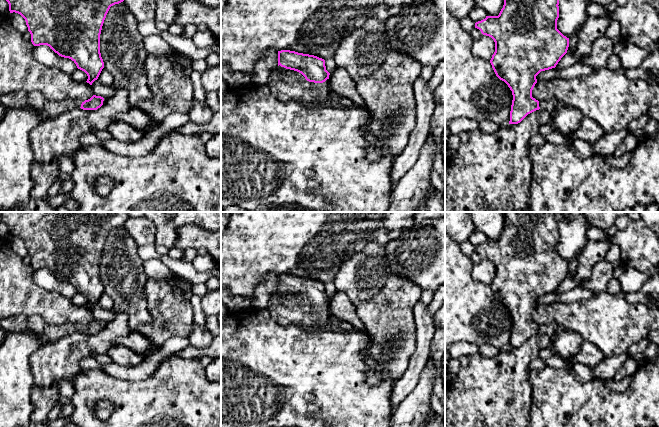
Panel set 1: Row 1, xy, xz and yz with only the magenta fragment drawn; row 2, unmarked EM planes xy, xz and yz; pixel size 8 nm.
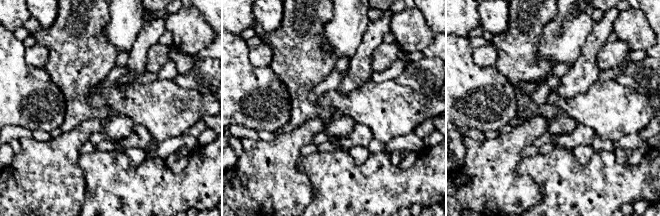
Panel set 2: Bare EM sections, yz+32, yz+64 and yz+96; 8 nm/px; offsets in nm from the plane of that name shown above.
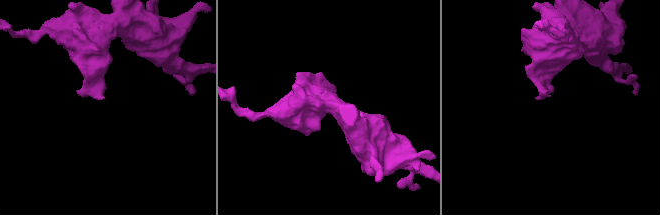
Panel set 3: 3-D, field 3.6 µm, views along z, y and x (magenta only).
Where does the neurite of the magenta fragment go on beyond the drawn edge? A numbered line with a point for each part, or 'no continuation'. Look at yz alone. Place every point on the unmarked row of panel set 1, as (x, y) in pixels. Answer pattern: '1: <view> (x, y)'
1: yz (549, 329)

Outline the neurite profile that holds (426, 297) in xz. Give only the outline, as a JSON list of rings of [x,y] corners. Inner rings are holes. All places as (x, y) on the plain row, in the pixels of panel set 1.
[[[423,291],[421,294],[420,301],[423,304],[429,305],[434,297],[435,291]]]

